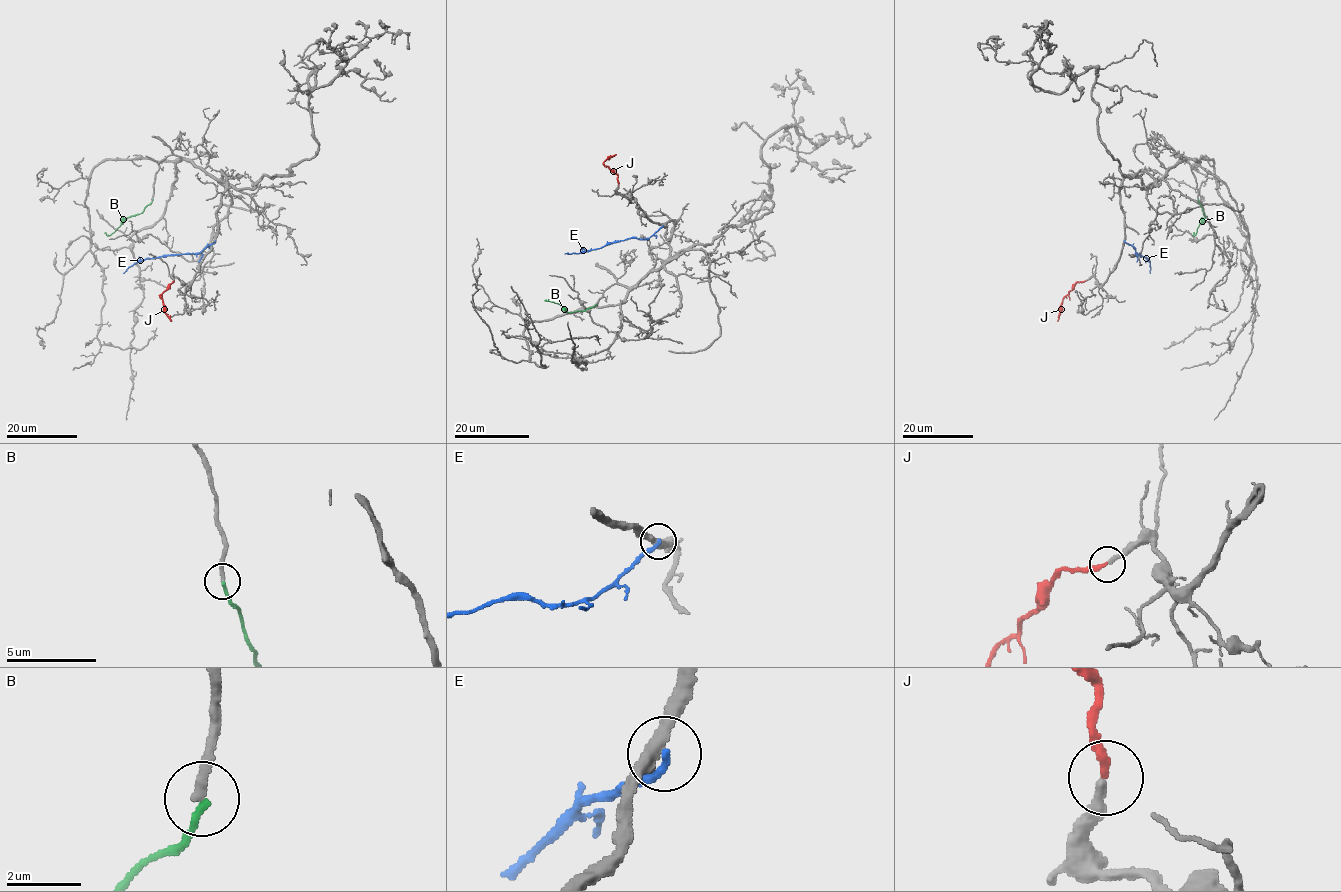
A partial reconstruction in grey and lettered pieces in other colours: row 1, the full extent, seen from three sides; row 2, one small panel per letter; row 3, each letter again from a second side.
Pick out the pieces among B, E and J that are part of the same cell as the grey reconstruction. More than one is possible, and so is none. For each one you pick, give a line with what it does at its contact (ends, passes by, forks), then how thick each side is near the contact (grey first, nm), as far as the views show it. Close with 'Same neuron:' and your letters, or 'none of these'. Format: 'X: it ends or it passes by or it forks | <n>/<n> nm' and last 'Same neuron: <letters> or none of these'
J: it ends | 280/240 nm
Same neuron: J

